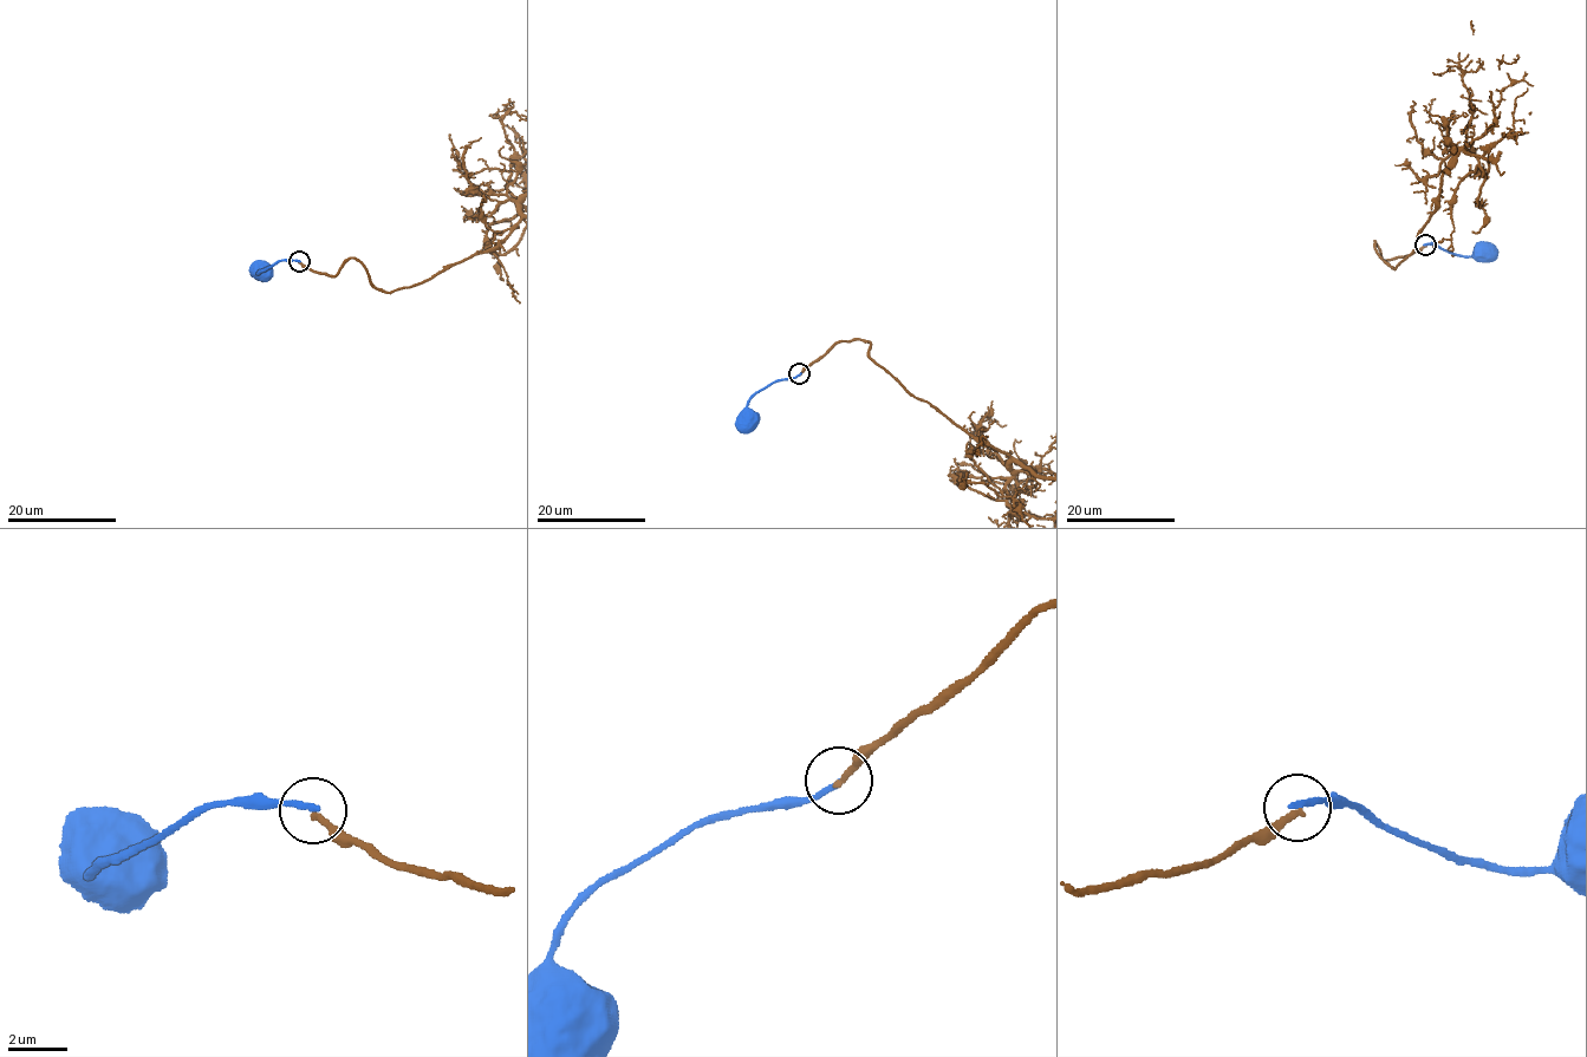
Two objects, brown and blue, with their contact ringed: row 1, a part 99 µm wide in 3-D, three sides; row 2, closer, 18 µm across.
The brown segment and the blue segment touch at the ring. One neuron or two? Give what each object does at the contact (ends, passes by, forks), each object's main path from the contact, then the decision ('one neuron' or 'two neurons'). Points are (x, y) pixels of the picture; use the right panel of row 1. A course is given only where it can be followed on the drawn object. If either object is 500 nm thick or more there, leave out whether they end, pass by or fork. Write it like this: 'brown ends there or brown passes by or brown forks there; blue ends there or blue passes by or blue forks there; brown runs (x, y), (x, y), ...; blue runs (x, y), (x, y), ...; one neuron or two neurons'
brown ends there; blue ends there; blue runs (1424, 245), (1429, 243), (1451, 253), (1470, 255), (1483, 249); two neurons

